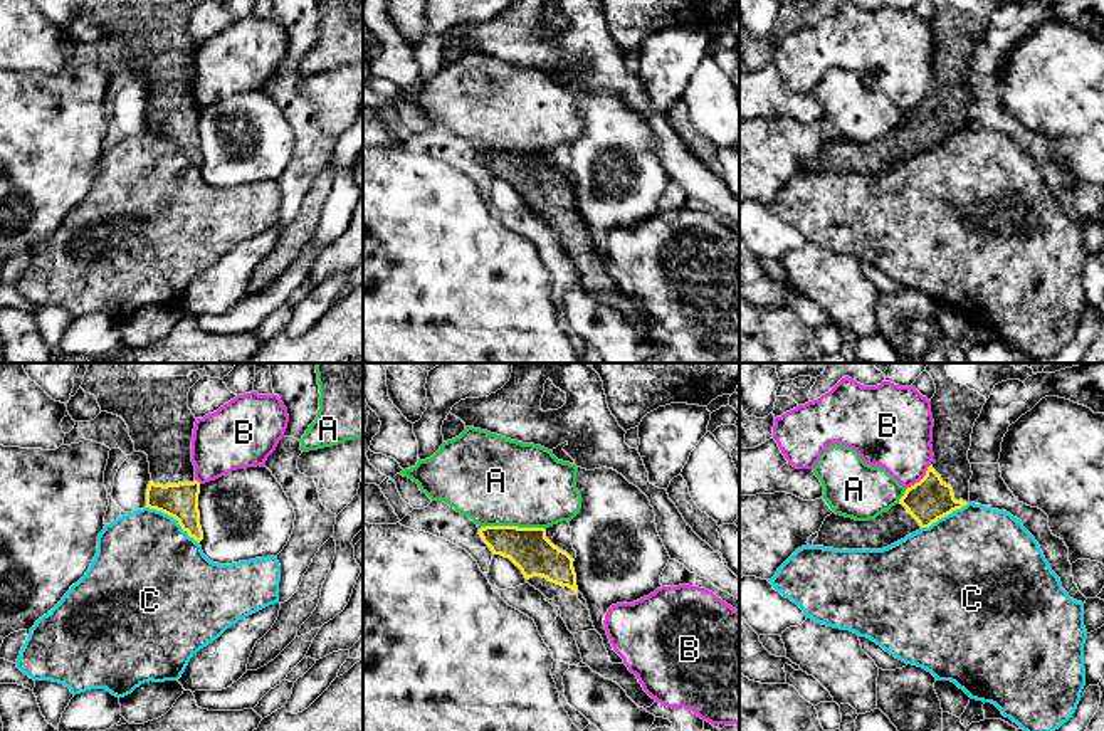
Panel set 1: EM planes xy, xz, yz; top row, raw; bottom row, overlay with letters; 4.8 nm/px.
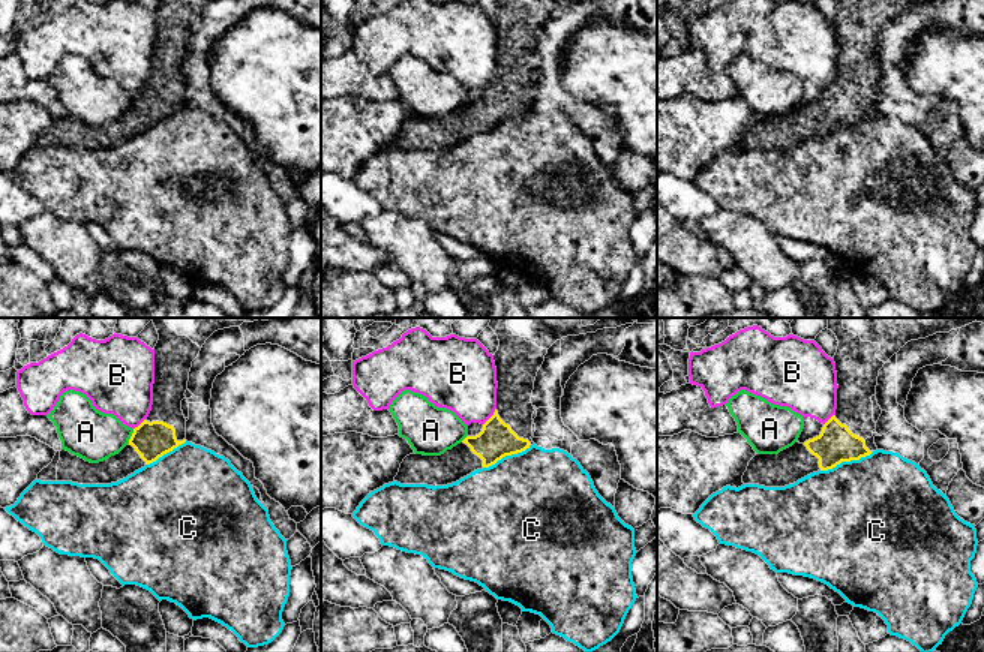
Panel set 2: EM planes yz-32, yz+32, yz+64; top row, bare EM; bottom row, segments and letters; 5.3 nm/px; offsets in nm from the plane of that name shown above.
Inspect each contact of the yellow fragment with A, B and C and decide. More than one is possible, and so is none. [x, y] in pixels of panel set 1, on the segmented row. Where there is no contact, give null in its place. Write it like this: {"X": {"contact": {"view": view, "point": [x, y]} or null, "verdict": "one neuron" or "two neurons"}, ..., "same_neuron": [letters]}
{"A": {"contact": {"view": "xz", "point": [516, 526]}, "verdict": "two neurons"}, "B": {"contact": {"view": "yz", "point": [921, 479]}, "verdict": "two neurons"}, "C": {"contact": {"view": "xy", "point": [173, 516]}, "verdict": "two neurons"}, "same_neuron": []}

